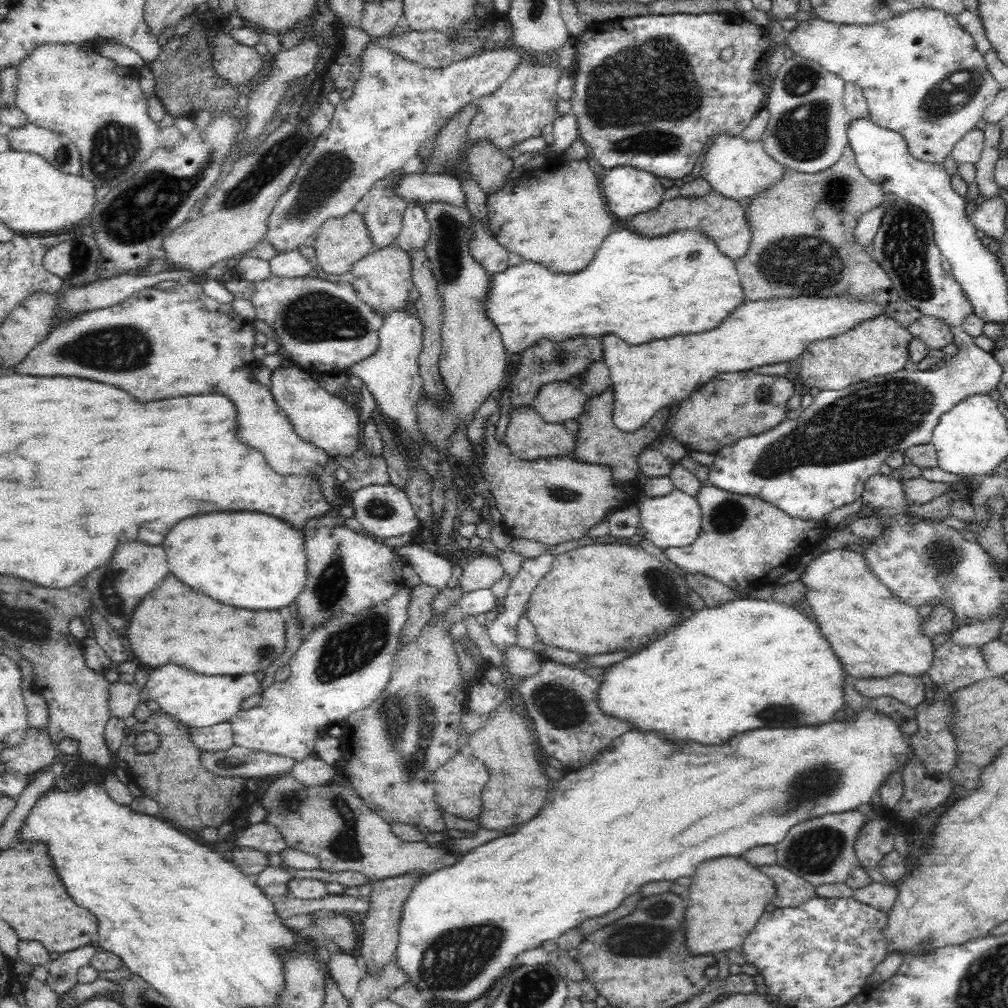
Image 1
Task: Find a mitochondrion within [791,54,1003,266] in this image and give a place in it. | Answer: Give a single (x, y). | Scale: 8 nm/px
(959, 89)

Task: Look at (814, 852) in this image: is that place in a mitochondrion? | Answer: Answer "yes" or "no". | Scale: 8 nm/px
yes

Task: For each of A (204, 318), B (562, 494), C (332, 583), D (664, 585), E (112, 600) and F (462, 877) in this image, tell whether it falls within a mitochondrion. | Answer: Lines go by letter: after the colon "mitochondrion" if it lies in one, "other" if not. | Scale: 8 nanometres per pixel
A: other
B: mitochondrion
C: mitochondrion
D: mitochondrion
E: mitochondrion
F: other

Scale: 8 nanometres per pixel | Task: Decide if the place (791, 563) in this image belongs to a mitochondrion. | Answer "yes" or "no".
no

